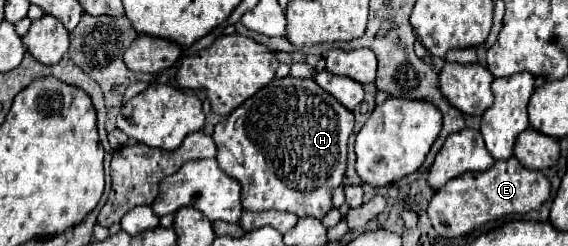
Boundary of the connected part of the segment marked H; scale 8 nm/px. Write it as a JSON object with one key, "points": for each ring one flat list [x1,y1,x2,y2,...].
{"points":[[275,78,271,80,271,84,267,84,263,90,259,90,255,96,251,96,245,104,241,104,237,110,233,110,223,122,219,122,215,126,213,132,213,140,217,144,217,162,221,166,223,172,227,172,229,176,237,178,243,186,241,198,243,198,243,208,245,210,283,210,283,212,293,212,297,216,311,216,311,218,323,218,331,208,331,192,341,186,343,176,345,176,345,166,347,166,347,140,353,132,353,112,349,112,343,104,339,104,329,92,325,92,321,86,317,86,313,80,301,80,301,78]]}

